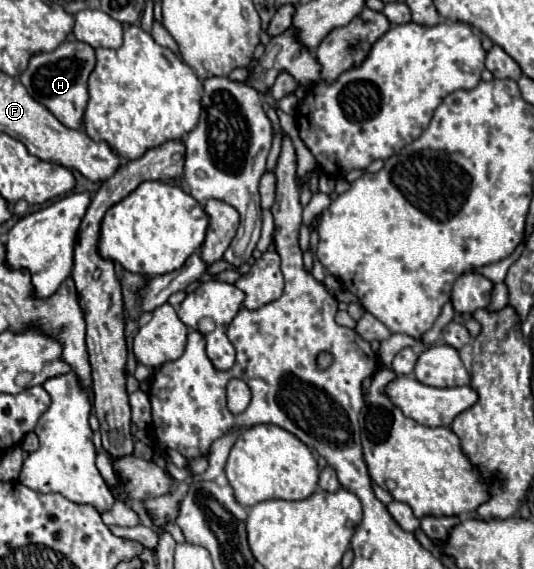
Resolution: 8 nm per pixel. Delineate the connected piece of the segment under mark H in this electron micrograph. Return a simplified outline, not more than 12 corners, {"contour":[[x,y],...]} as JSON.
{"contour":[[67,40],[19,76],[67,128],[83,128],[95,50]]}

